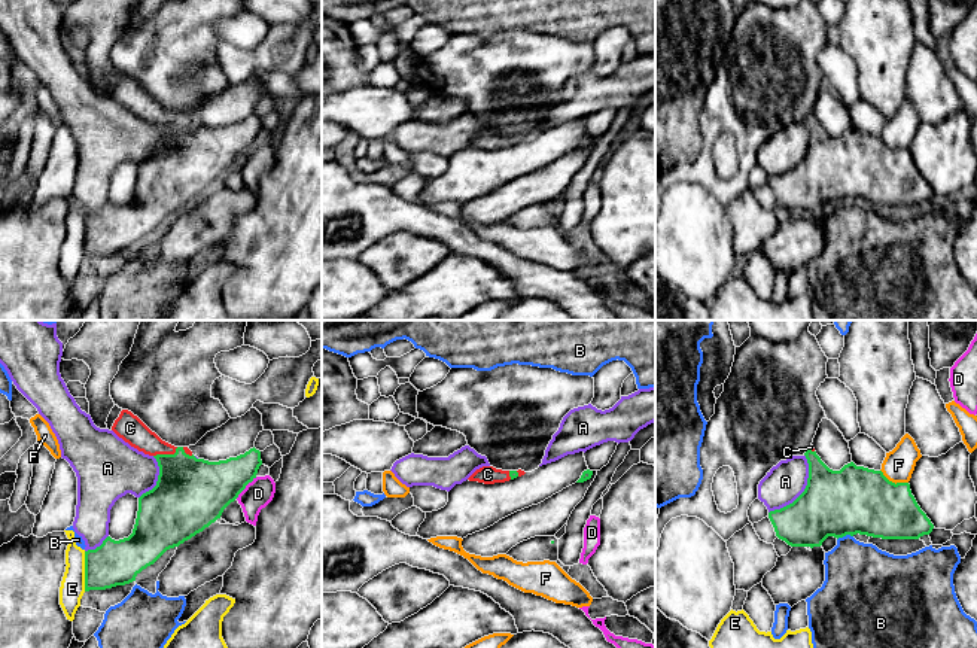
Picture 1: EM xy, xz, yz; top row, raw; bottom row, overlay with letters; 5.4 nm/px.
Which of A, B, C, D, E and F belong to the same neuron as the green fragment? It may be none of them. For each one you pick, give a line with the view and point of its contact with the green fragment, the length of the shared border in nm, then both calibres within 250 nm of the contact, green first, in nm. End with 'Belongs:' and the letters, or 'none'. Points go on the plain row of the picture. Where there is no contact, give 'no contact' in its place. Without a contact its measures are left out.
C: xy (166, 121) | 140 nm | 380/150 nm
Belongs: C

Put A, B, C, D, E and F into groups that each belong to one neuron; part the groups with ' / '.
A / B / C / D / E / F

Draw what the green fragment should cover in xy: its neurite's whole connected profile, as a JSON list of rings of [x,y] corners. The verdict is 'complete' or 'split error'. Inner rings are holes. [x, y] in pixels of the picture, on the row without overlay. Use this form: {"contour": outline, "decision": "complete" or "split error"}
{"contour": [[[128,76],[121,77],[112,97],[131,113],[153,122],[159,142],[156,152],[139,164],[133,200],[119,207],[107,203],[100,213],[85,217],[85,258],[106,256],[136,247],[136,243],[167,216],[179,213],[220,185],[223,176],[256,144],[262,131],[261,118],[255,113],[226,127],[197,125],[188,113],[174,113],[162,107]]], "decision": "split error"}

